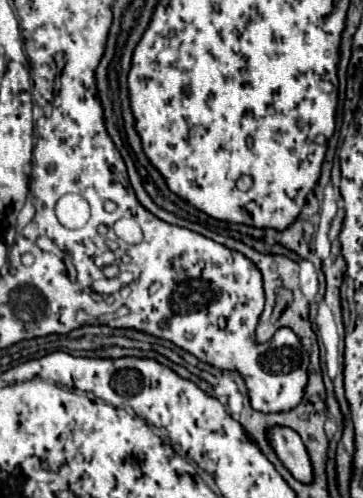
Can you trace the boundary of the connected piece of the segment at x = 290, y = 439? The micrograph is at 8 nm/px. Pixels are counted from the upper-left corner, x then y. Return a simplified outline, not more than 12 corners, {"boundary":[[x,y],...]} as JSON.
{"boundary":[[267,428],[281,464],[299,482],[313,478],[309,454],[295,430]]}

